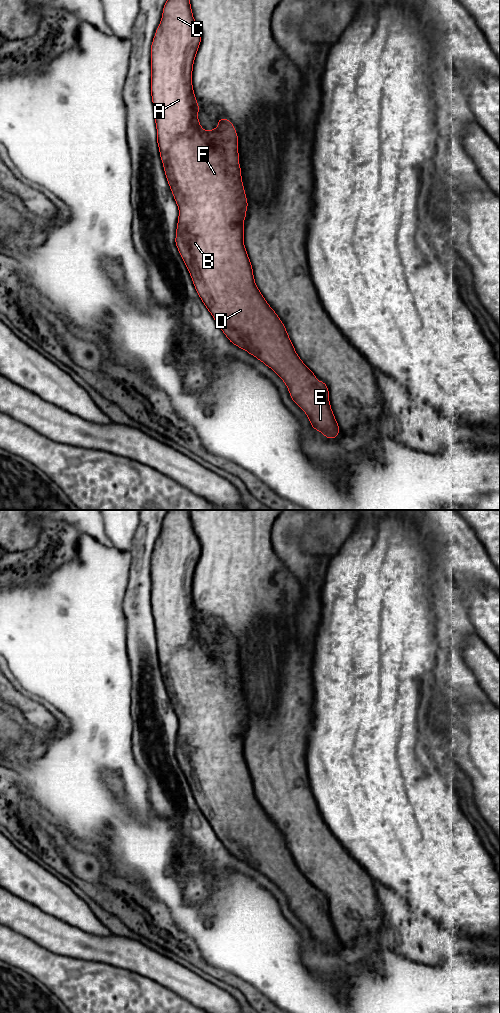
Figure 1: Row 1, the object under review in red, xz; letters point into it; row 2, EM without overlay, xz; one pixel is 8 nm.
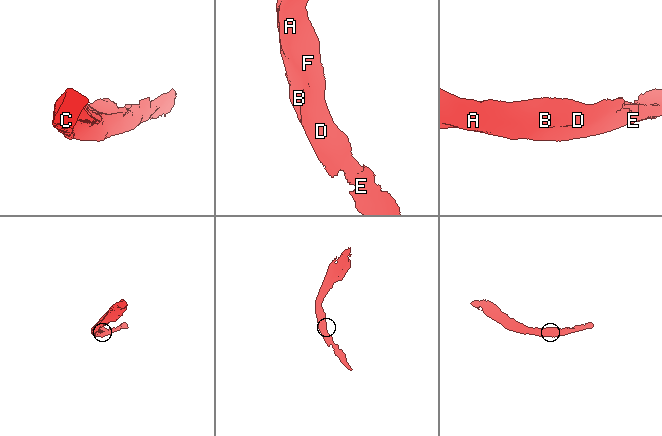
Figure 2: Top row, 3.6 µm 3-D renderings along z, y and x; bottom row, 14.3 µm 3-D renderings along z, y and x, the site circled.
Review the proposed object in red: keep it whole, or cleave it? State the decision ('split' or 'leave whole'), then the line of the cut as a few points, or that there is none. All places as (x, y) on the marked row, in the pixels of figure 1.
leave whole; no cut

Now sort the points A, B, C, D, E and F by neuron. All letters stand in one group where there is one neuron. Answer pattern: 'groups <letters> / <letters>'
groups A B C D E F

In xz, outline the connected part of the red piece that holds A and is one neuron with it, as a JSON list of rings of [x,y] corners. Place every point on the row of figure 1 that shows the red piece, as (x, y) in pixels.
[[[167,0],[163,8],[163,14],[160,25],[158,26],[153,42],[151,45],[151,96],[153,107],[155,109],[155,122],[157,128],[157,143],[159,146],[160,158],[162,160],[165,175],[169,183],[170,189],[174,196],[174,199],[179,208],[179,217],[176,230],[175,243],[179,250],[187,269],[193,280],[195,289],[200,296],[202,302],[207,307],[207,310],[212,314],[217,325],[222,329],[223,333],[229,339],[229,341],[246,350],[249,354],[255,356],[258,360],[262,361],[266,366],[270,367],[286,384],[288,387],[291,399],[300,407],[306,414],[311,423],[311,427],[319,432],[322,432],[326,438],[333,439],[339,435],[339,425],[332,412],[329,402],[329,391],[327,385],[321,380],[316,380],[316,375],[302,362],[297,355],[294,346],[288,336],[286,328],[281,319],[277,316],[275,311],[269,306],[264,299],[263,295],[259,291],[255,284],[253,276],[253,269],[249,260],[247,251],[244,246],[244,227],[243,222],[246,218],[246,210],[248,202],[245,195],[245,189],[243,187],[241,168],[239,165],[238,154],[238,135],[234,128],[234,125],[226,118],[220,118],[218,120],[218,127],[214,130],[204,131],[198,121],[198,111],[200,109],[197,104],[197,100],[192,86],[192,70],[193,63],[201,43],[201,33],[194,20],[190,0]]]

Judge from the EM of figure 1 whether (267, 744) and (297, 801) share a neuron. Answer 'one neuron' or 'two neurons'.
one neuron

